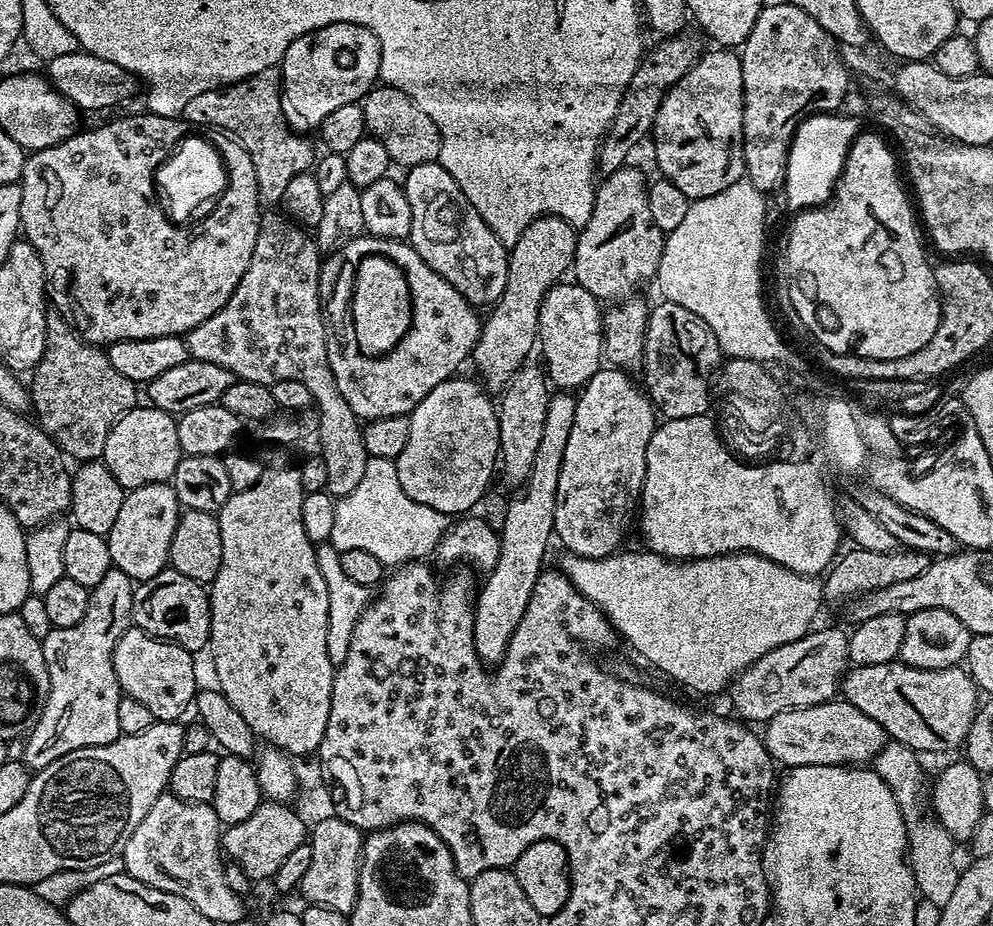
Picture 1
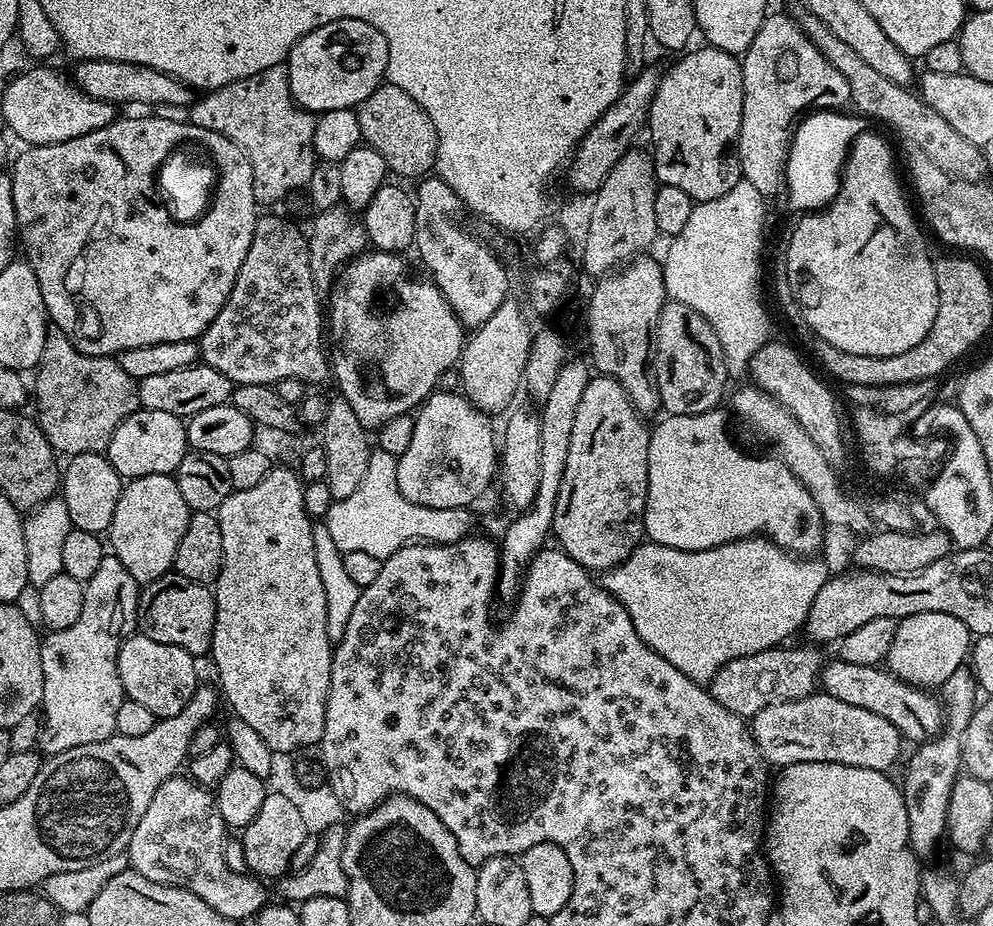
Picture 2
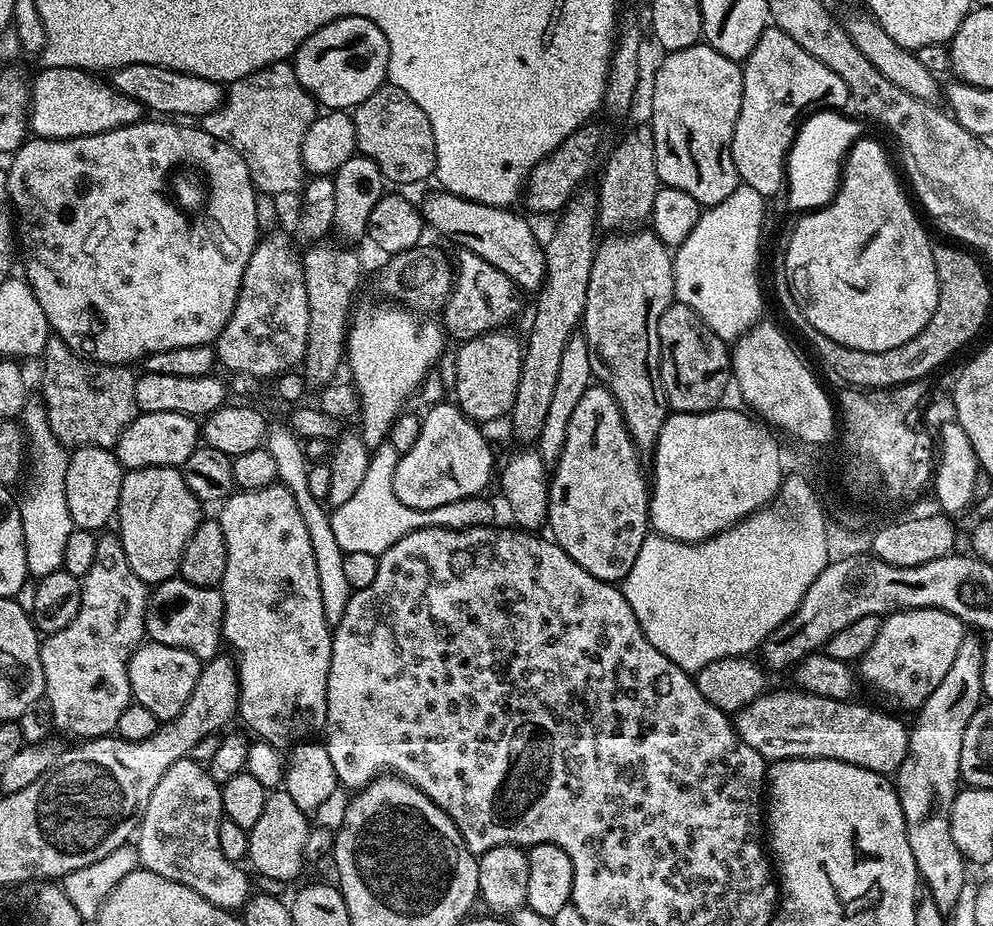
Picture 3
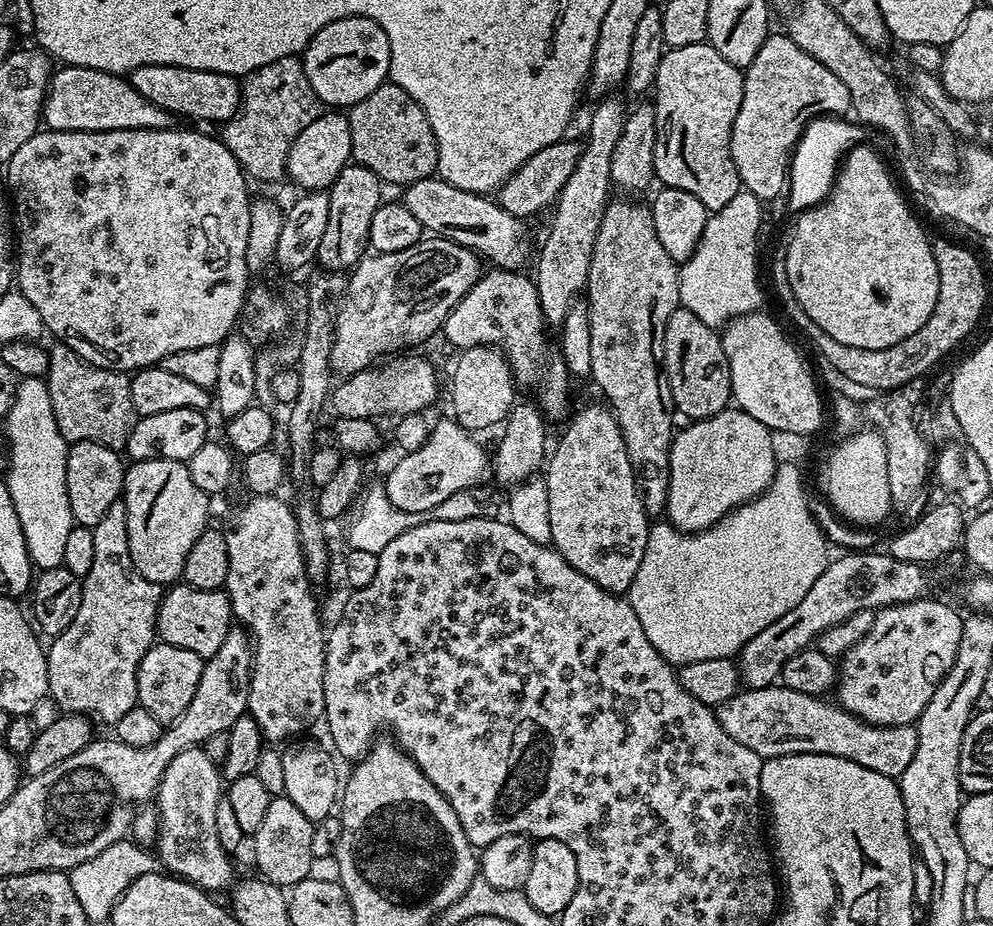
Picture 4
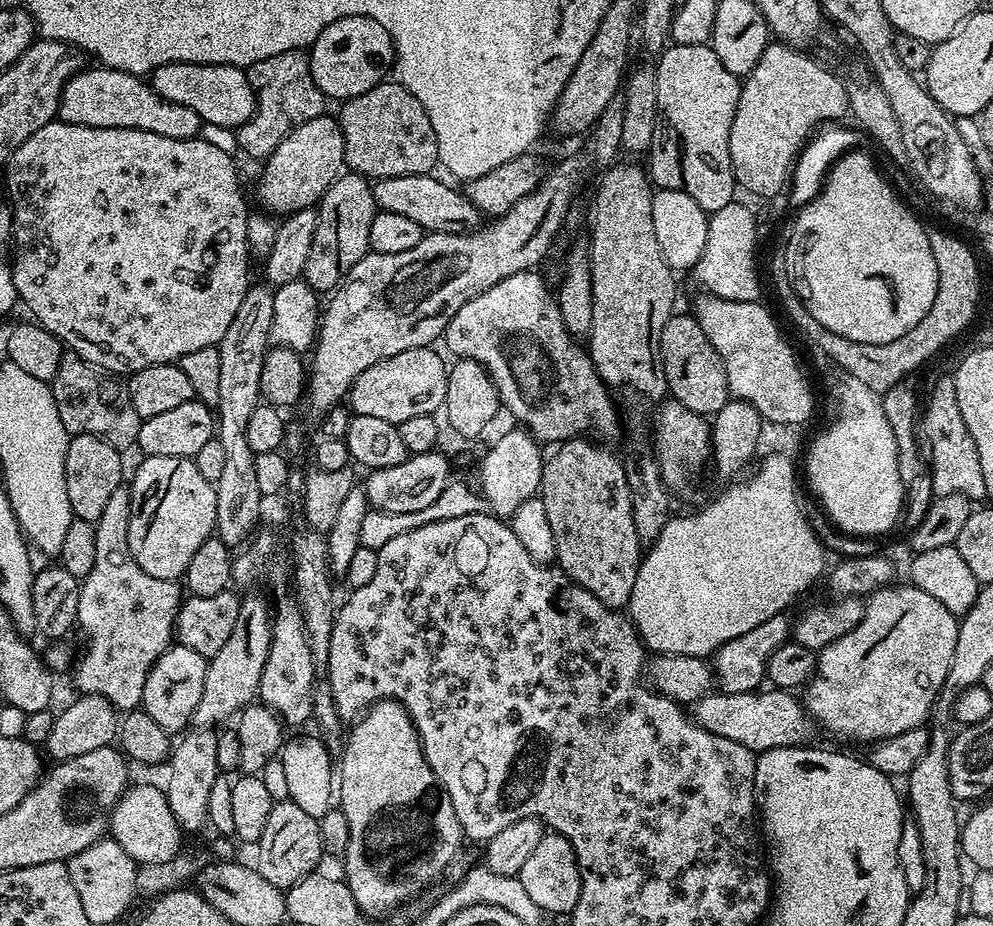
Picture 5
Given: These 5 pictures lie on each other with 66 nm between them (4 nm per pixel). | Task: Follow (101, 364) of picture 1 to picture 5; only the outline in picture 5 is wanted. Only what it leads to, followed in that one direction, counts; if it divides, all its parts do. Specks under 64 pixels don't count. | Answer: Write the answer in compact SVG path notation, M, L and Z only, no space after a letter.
M68 350L58 362L50 387L54 394L54 406L58 406L58 418L62 418L62 426L66 426L69 437L97 436L124 454L127 448L136 448L142 417L134 410L127 387L112 376L115 375Z

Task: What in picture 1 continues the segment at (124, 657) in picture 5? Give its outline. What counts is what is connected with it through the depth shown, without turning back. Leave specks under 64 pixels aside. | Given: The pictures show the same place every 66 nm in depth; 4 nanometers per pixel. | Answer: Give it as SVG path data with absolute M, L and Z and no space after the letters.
M112 567L106 578L90 589L90 606L86 606L86 615L78 626L49 627L48 633L43 633L40 645L50 674L50 694L38 722L23 741L22 760L29 769L50 766L50 762L74 750L106 746L122 734L118 726L118 702L122 693L114 674L114 646L132 624L133 587L130 577Z

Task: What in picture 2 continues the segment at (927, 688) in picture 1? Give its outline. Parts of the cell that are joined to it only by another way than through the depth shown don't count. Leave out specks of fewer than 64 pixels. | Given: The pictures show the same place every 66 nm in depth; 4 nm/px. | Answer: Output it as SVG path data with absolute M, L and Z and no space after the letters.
M839 658L825 663L820 669L819 687L826 695L836 698L850 706L858 706L870 710L881 718L886 718L891 726L896 727L905 741L923 742L940 735L944 723L944 710L939 699L936 700L931 691L915 688L913 684L902 682L888 671L887 667L871 664L870 666L854 666L854 662L846 662Z

